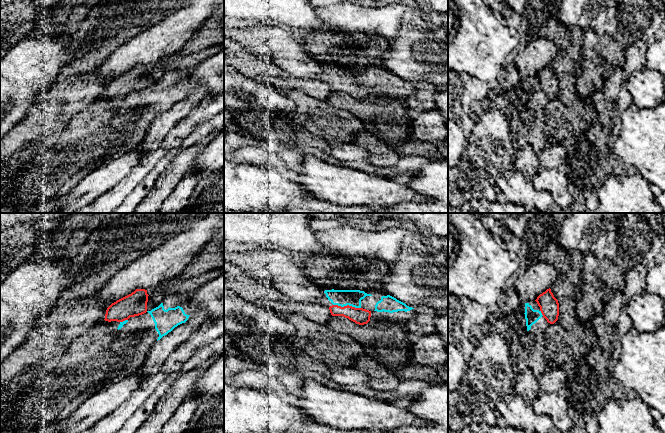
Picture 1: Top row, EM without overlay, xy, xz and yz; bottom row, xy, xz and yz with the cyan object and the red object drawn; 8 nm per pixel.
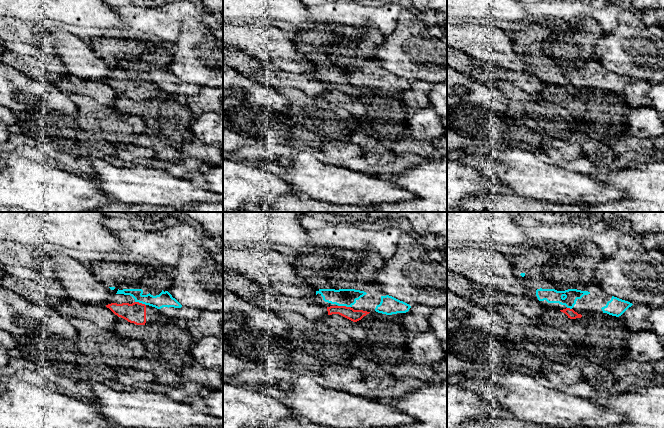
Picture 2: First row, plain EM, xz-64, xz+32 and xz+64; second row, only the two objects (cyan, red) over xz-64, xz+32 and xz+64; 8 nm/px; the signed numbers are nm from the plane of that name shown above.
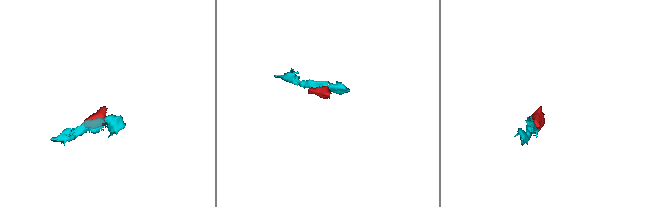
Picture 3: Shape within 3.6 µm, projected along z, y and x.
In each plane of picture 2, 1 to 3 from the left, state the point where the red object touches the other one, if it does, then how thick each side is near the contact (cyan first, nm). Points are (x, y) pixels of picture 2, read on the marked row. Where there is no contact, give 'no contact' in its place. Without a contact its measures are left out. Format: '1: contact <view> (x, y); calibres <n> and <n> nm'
1: contact xz-64 (140, 302); calibres 120 and 160 nm
2: contact xz+32 (344, 305); calibres 140 and 100 nm
3: contact xz+64 (569, 307); calibres 110 and 70 nm

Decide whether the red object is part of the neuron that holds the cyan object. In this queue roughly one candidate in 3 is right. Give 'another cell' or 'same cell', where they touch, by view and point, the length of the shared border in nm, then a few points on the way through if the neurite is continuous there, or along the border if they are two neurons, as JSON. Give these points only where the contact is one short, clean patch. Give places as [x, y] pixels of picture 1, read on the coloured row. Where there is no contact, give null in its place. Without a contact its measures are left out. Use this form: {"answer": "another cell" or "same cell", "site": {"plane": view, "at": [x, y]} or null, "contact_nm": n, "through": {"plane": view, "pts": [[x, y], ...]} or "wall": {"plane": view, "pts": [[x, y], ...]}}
{"answer": "same cell", "site": {"plane": "xz", "at": [347, 304]}, "contact_nm": 220, "through": {"plane": "xz", "pts": [[342, 298], [347, 304], [360, 316]]}}

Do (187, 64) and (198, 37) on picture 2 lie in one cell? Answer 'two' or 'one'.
one

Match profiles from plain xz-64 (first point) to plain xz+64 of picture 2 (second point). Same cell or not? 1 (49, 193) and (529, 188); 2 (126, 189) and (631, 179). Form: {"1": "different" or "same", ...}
{"1": "different", "2": "different"}

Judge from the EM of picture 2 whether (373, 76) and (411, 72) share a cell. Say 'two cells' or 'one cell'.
two cells

